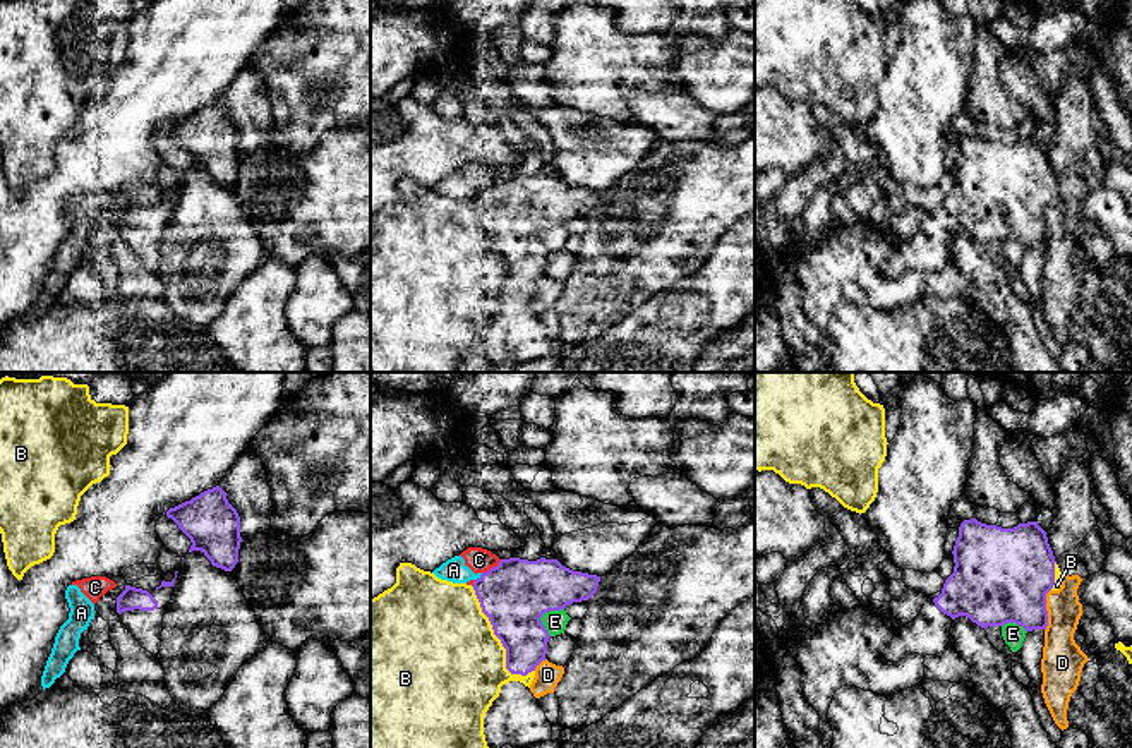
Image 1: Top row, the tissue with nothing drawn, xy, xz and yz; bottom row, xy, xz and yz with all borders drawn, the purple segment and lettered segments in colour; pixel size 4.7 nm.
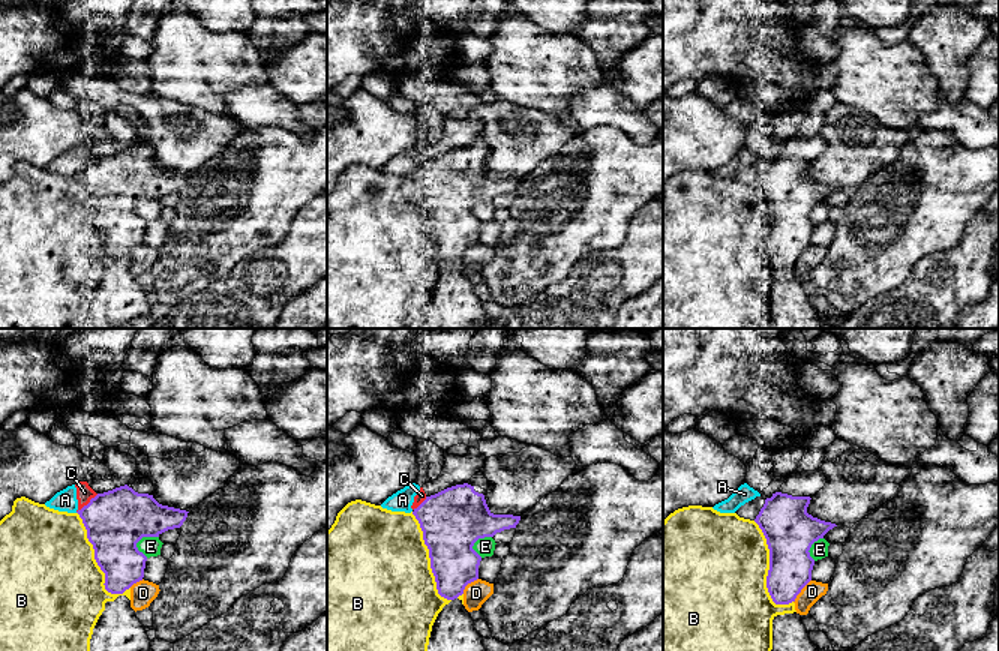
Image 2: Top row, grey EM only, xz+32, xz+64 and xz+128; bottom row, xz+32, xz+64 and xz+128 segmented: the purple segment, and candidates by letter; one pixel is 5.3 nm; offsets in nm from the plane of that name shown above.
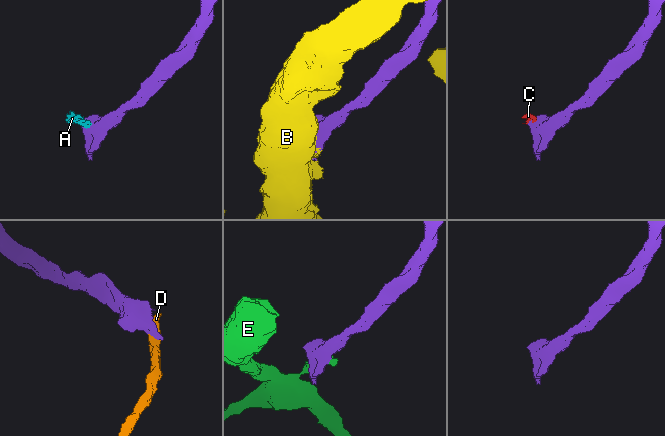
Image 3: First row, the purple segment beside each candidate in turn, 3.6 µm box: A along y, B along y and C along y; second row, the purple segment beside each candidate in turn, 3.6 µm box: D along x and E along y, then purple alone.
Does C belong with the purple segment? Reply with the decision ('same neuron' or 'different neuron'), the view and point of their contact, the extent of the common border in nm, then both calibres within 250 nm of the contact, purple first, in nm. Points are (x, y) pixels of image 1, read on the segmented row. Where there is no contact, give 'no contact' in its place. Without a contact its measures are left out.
different neuron | xz (491, 568) | 120 nm | 320/120 nm

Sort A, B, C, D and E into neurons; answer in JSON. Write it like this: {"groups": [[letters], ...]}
{"groups": [["A", "C"], ["B"], ["D"], ["E"]]}

